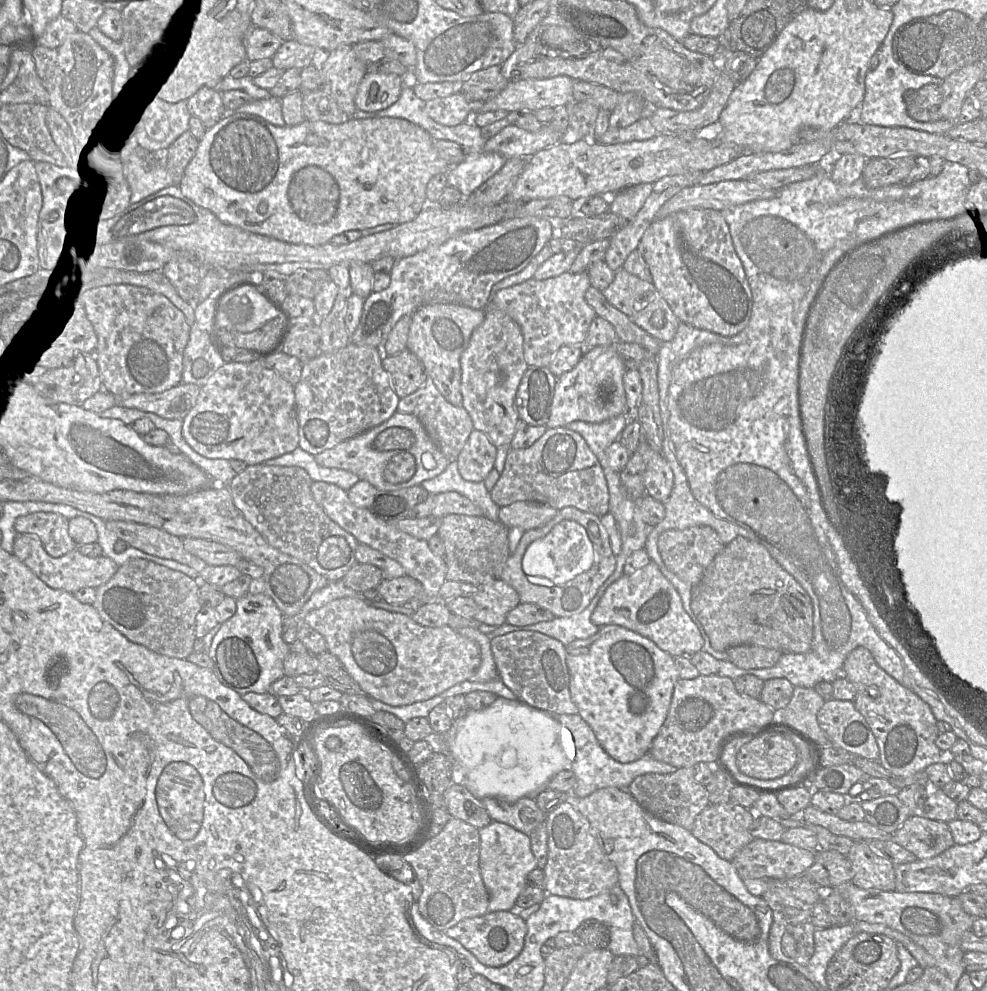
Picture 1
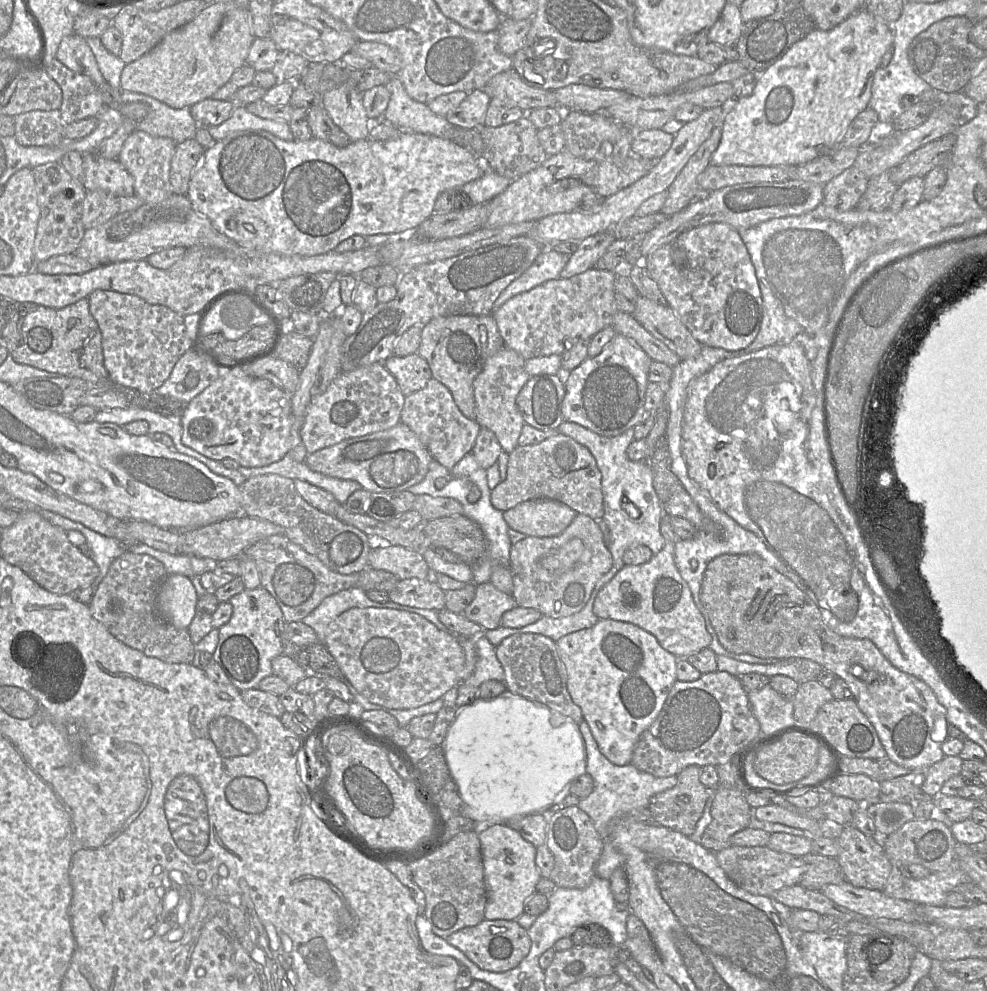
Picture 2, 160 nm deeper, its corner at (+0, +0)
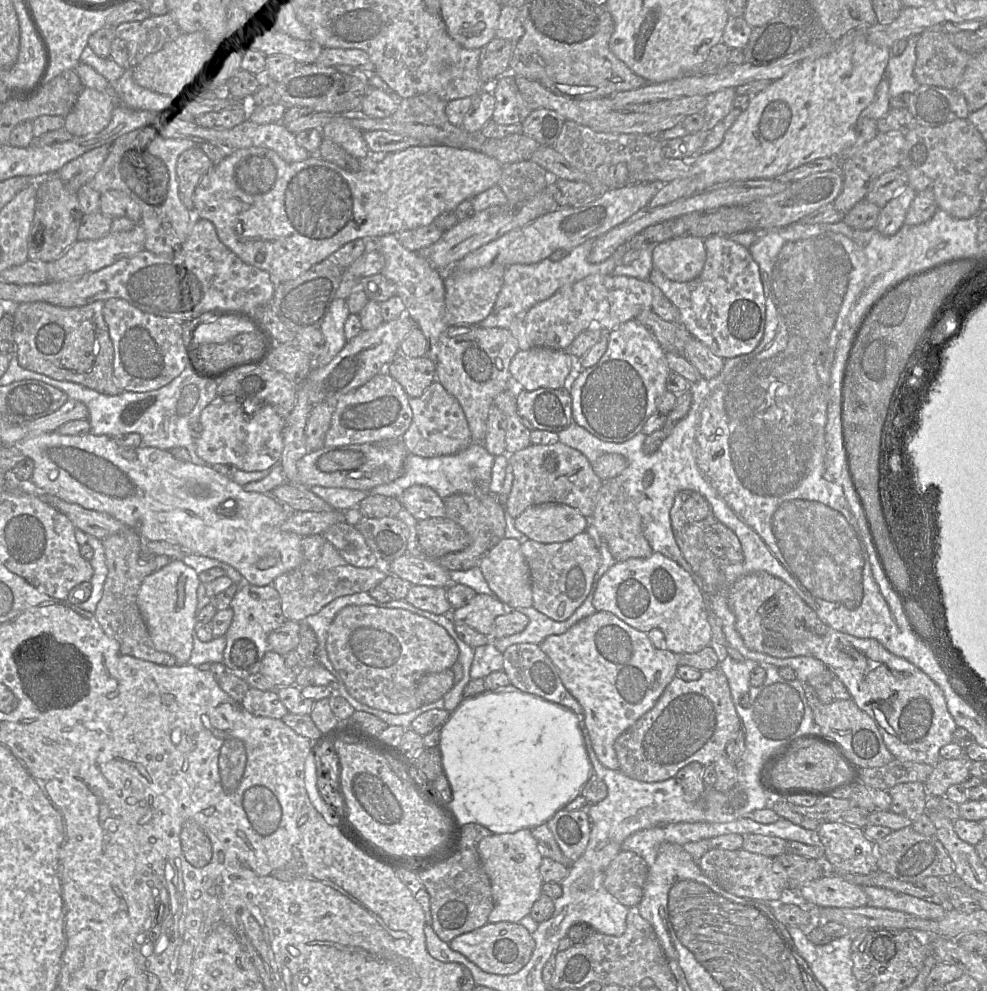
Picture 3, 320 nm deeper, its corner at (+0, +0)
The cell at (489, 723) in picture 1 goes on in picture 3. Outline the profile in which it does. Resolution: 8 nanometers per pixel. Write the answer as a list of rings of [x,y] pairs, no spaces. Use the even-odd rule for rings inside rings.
[[[511,684],[507,687],[486,691],[472,698],[464,698],[443,724],[439,744],[442,754],[443,772],[447,776],[453,792],[453,799],[459,799],[476,823],[487,827],[495,834],[513,833],[521,829],[530,829],[547,823],[554,814],[581,794],[583,786],[593,775],[593,767],[584,745],[579,717],[565,706],[551,703],[537,695],[520,691]]]

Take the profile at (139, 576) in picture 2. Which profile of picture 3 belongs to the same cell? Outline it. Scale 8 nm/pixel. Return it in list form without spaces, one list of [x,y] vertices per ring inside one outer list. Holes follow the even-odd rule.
[[[132,529],[102,539],[108,574],[104,582],[102,598],[97,604],[94,615],[103,631],[118,641],[121,654],[171,667],[176,665],[176,659],[154,648],[147,625],[137,605],[137,595],[143,580],[169,564],[172,559],[165,555],[157,555],[149,561],[141,560],[139,555],[144,542],[143,538]]]

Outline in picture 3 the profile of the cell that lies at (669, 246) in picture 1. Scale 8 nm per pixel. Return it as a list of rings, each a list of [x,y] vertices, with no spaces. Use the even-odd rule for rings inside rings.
[[[714,234],[705,238],[704,243],[707,258],[704,268],[697,278],[688,282],[676,282],[665,277],[658,269],[653,268],[648,280],[658,287],[678,309],[681,324],[691,336],[705,344],[713,354],[722,359],[749,354],[760,343],[765,329],[766,304],[759,265],[748,248],[728,236]]]

